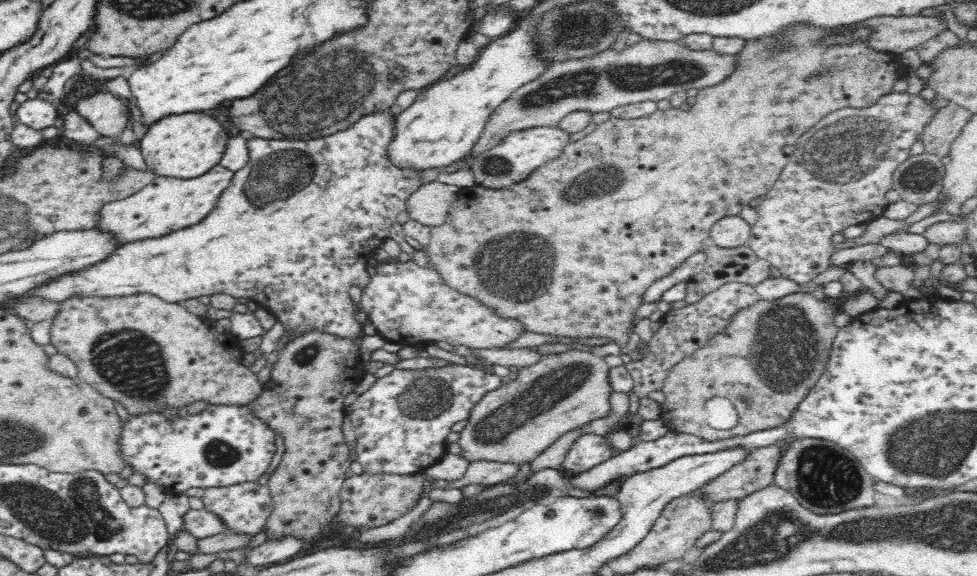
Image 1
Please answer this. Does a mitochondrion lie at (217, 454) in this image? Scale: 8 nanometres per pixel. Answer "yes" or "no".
yes

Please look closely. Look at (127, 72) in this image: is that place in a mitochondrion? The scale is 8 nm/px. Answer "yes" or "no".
no

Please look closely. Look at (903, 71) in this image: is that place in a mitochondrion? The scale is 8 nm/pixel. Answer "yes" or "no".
no

